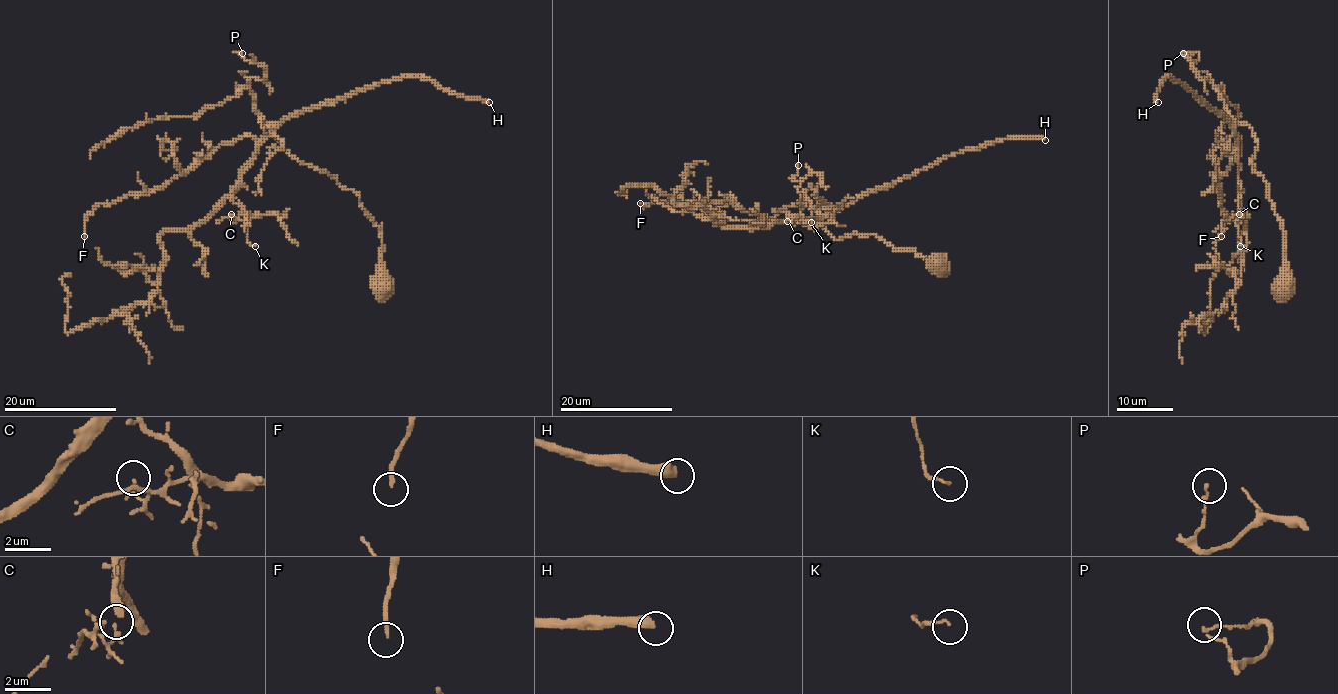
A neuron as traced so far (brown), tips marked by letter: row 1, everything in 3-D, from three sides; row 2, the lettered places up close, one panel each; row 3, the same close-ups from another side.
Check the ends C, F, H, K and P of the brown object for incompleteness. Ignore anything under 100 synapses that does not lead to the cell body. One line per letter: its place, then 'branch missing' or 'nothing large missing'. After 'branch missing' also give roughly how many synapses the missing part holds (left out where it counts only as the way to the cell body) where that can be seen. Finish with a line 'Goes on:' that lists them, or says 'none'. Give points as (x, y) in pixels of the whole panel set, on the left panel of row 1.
C: place (231, 214); nothing large missing
F: place (84, 236); nothing large missing
H: place (489, 102); branch missing; 190 synapses
K: place (255, 246); nothing large missing
P: place (242, 53); nothing large missing
Goes on: H

